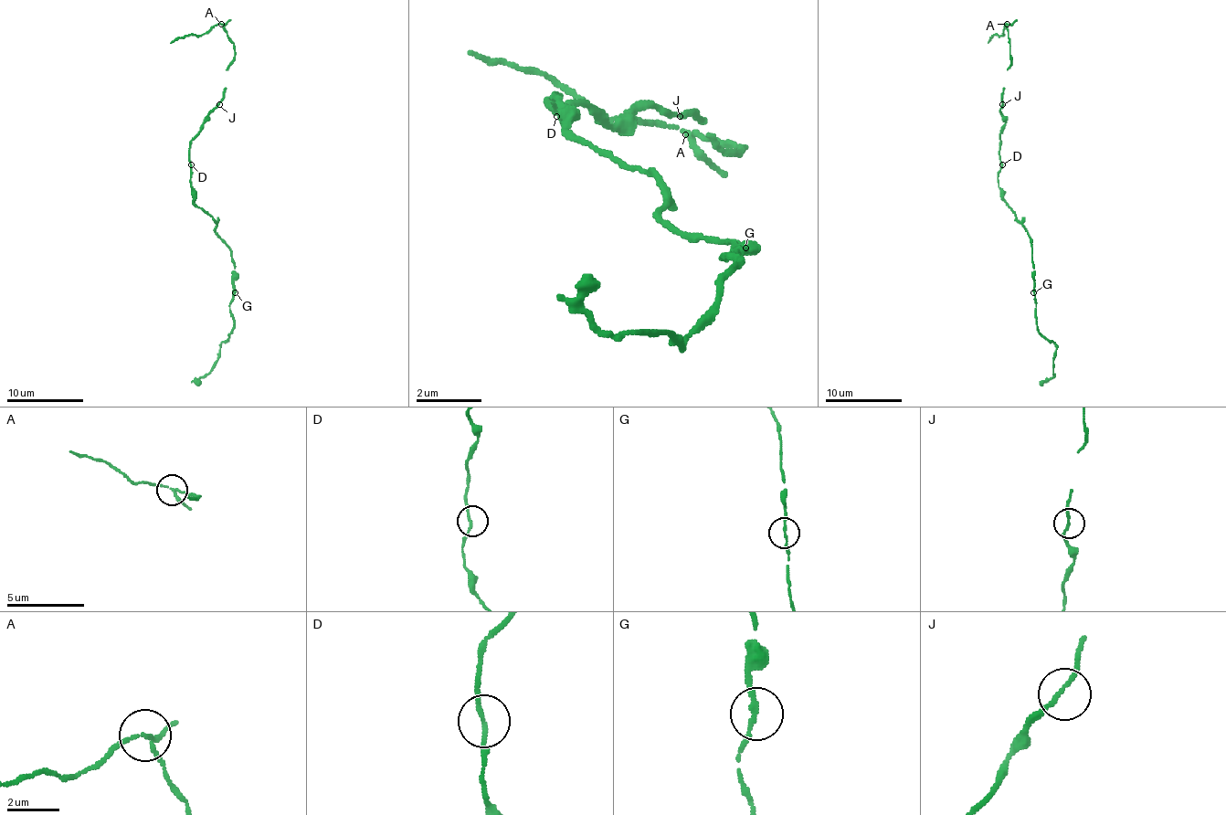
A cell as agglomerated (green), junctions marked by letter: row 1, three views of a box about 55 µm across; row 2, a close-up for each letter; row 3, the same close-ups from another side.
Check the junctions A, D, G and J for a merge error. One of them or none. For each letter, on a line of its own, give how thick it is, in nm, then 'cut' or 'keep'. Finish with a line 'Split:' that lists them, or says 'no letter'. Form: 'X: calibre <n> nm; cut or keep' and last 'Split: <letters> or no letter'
A: calibre 150 nm; cut
D: calibre 150 nm; keep
G: calibre 150 nm; keep
J: calibre 160 nm; keep
Split: A

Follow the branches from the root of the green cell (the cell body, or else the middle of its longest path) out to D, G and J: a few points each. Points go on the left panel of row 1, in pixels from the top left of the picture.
D: (191, 189), (191, 164)
G: (191, 189), (193, 203), (214, 219), (219, 238), (231, 252), (231, 262), (235, 268), (235, 292)
J: (191, 189), (189, 142), (198, 133), (202, 121), (219, 104)

